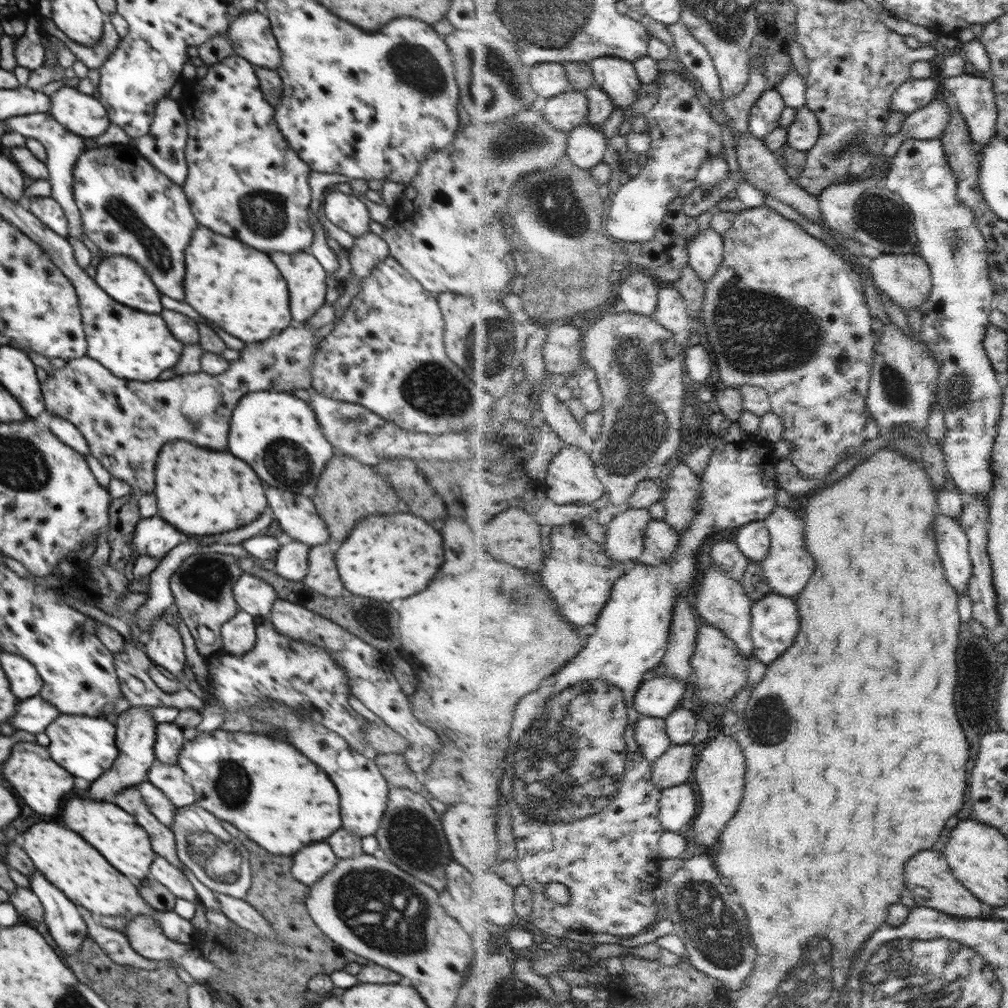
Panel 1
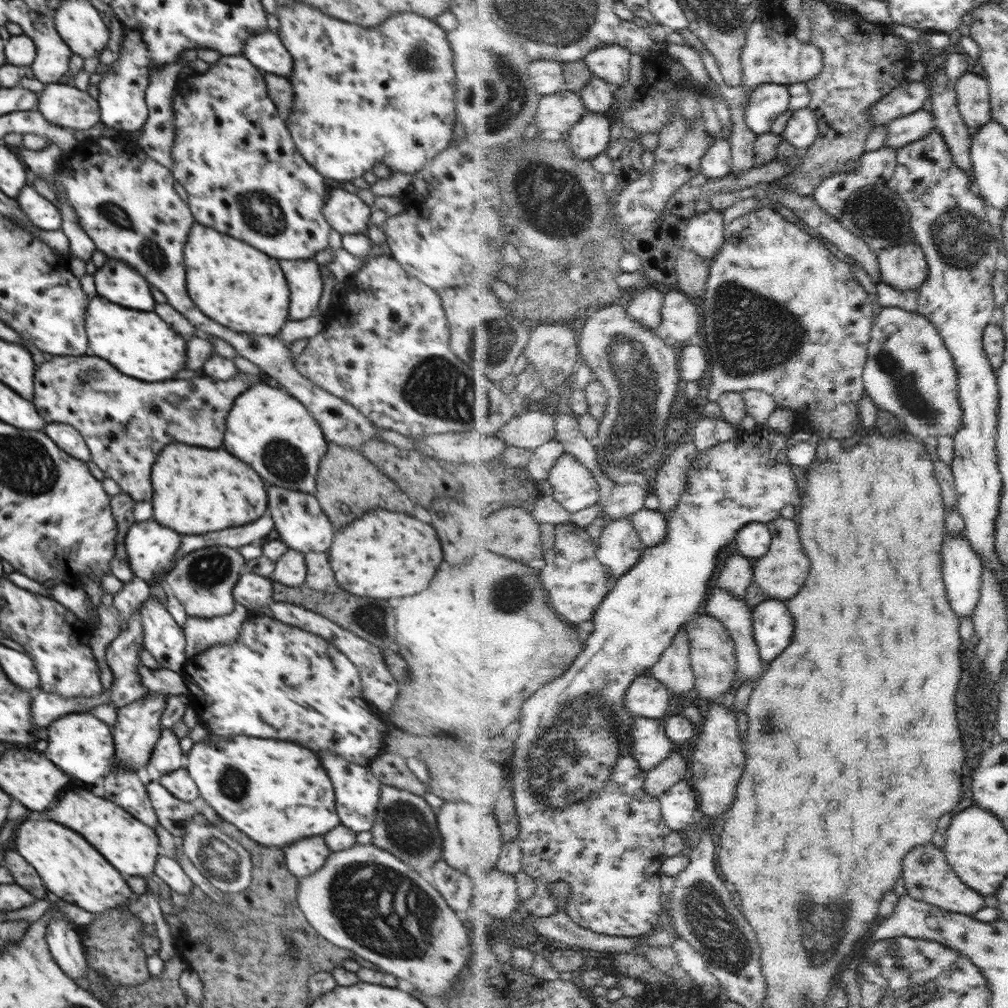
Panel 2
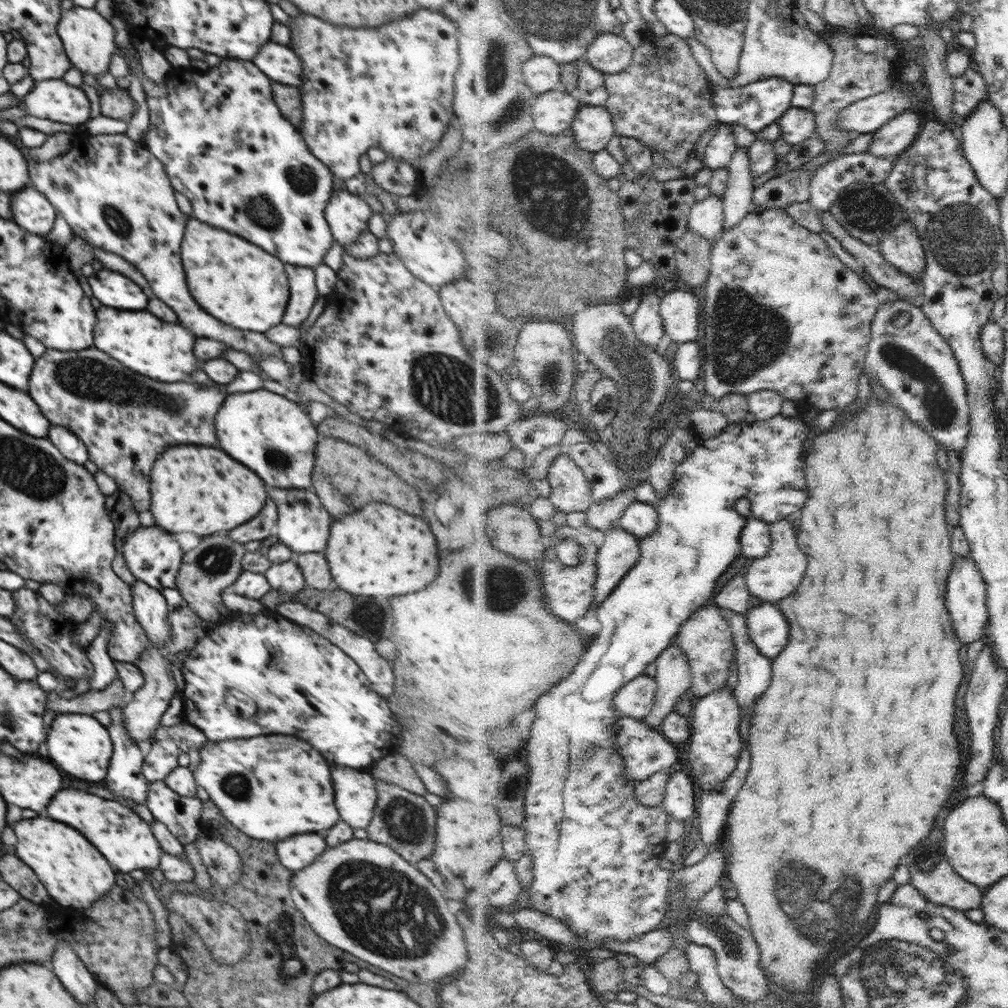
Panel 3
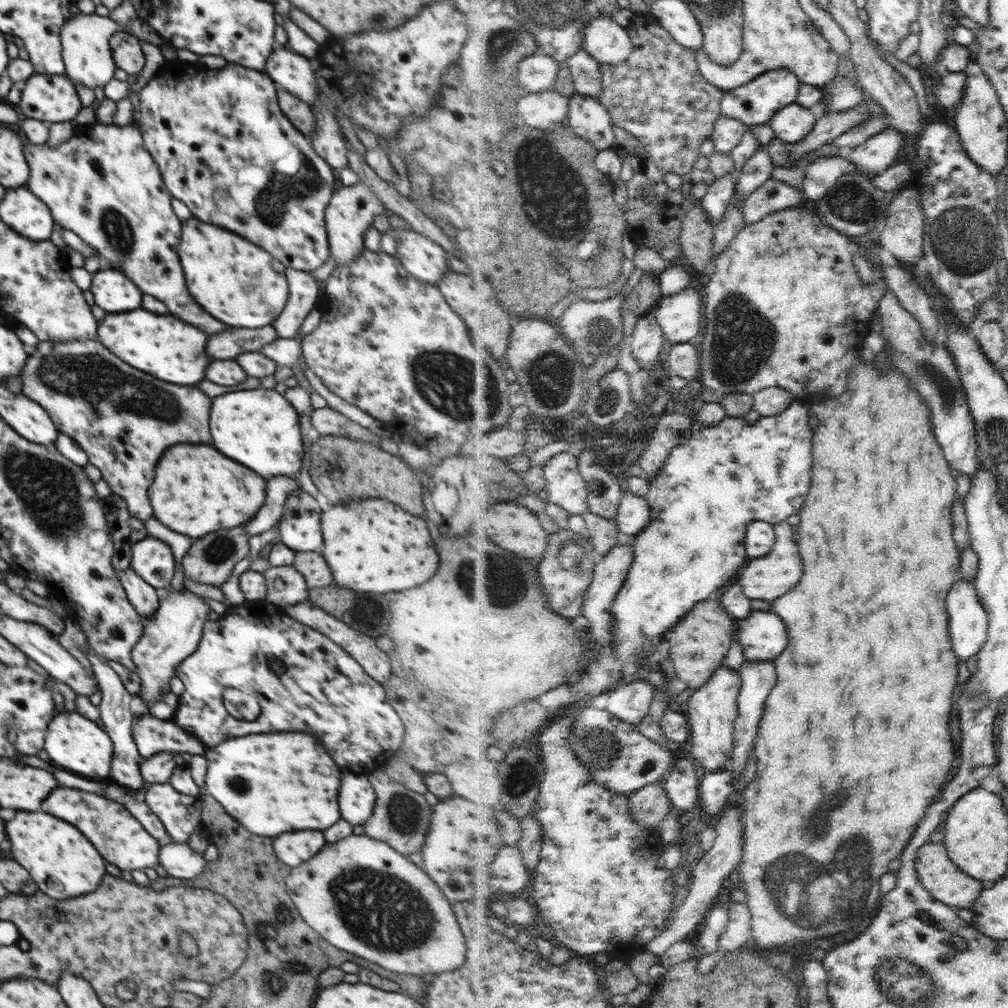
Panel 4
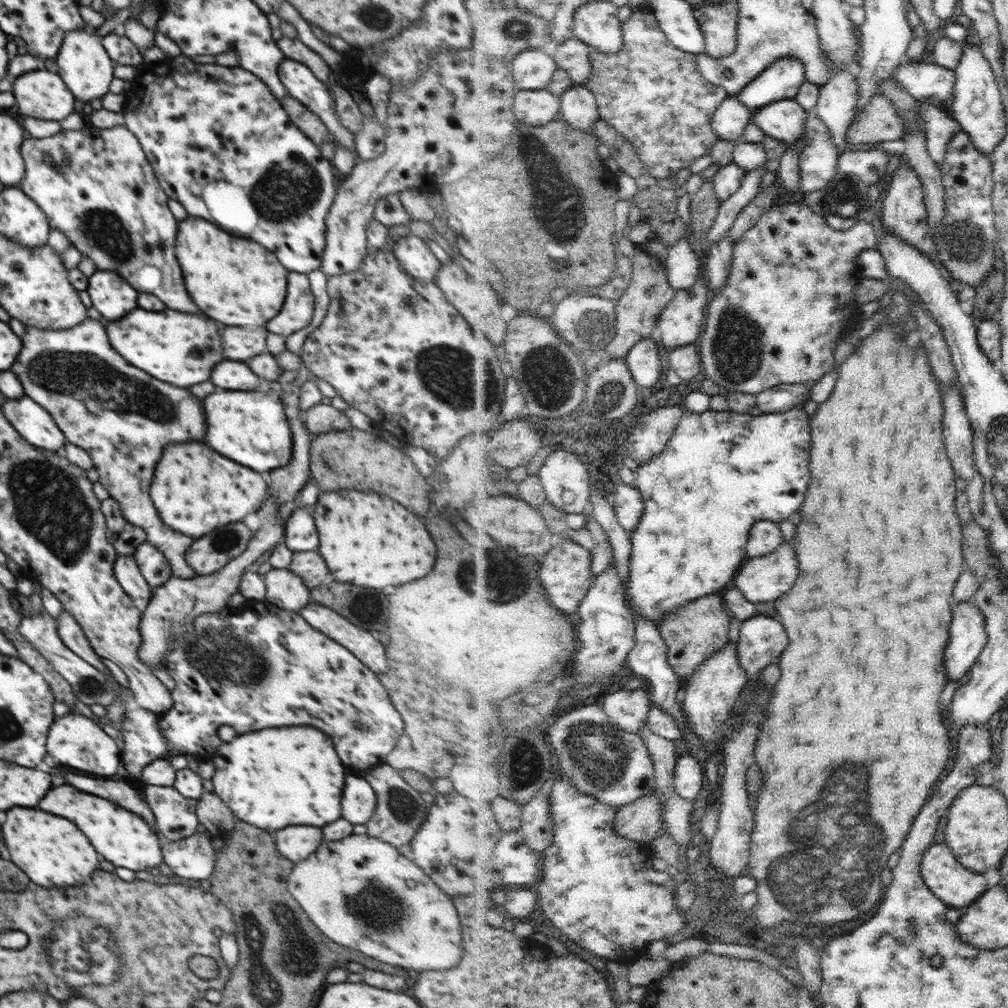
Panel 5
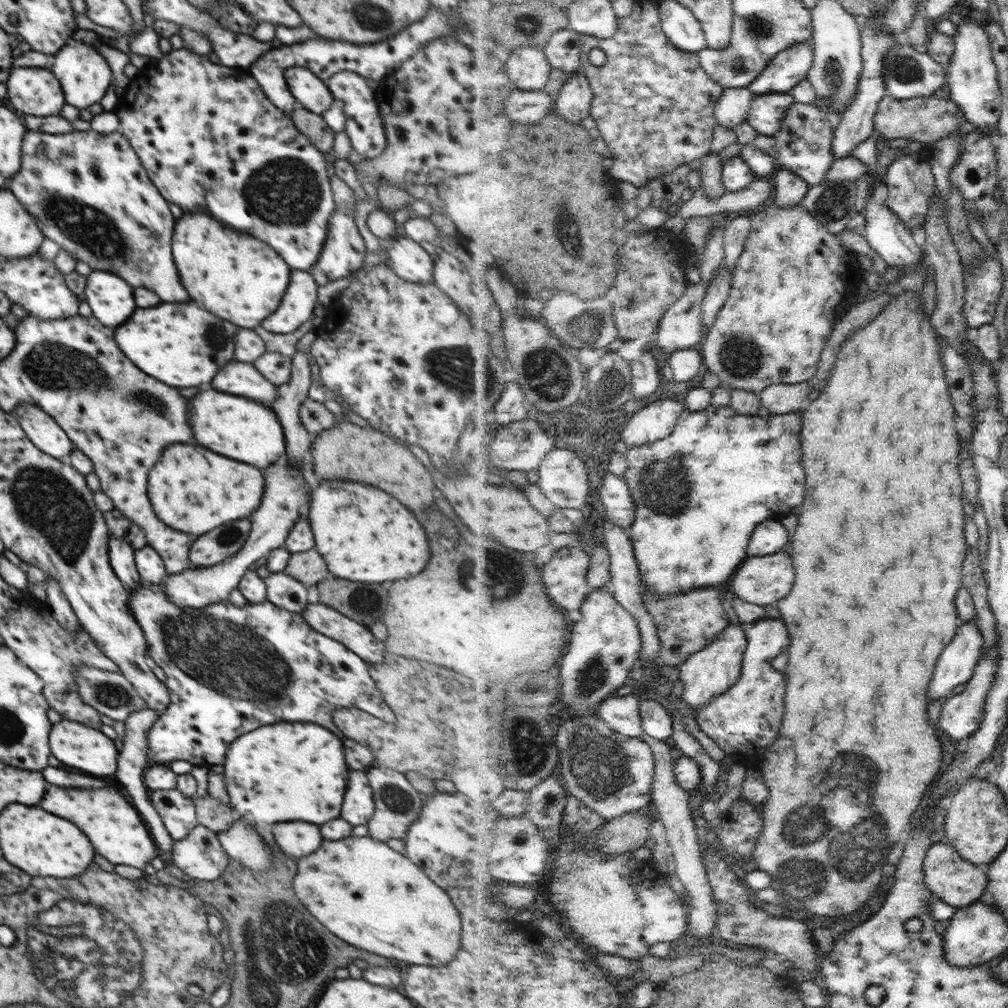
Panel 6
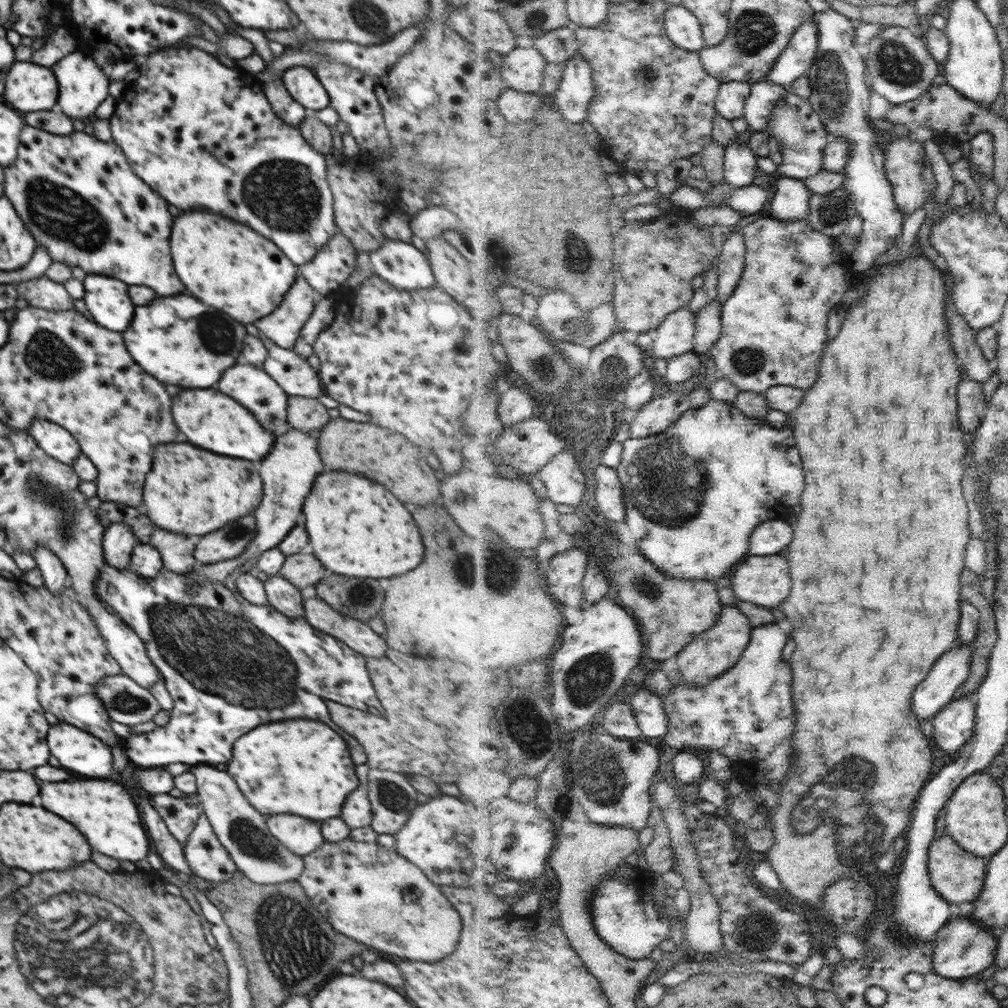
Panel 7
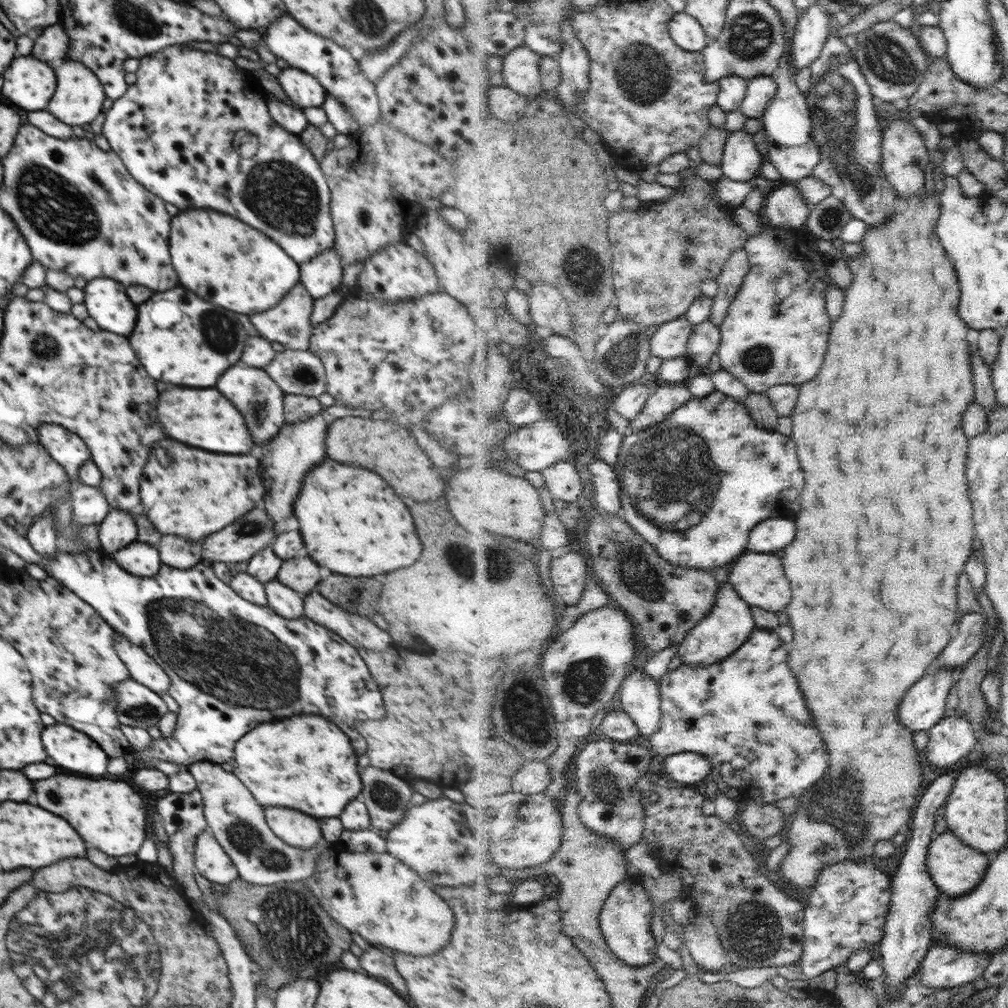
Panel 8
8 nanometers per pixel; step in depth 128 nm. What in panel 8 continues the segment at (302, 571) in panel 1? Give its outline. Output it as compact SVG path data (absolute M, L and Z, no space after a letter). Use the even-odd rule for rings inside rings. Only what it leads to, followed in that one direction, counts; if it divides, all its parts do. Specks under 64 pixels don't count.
M277 579L265 583L267 605L281 618L292 620L303 617L303 596Z

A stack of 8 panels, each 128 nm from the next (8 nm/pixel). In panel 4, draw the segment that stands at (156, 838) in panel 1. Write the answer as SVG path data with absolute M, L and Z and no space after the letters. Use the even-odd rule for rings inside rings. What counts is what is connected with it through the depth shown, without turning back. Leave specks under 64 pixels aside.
M88 648L83 652L84 656L86 656L92 664L96 681L102 693L102 699L97 708L100 712L102 724L104 724L104 730L108 733L114 746L114 758L112 760L110 778L112 778L114 782L118 782L120 786L132 788L132 790L136 790L137 794L140 794L145 787L146 781L142 778L139 769L141 760L138 756L138 748L136 748L136 743L133 739L133 730L130 726L134 717L129 707L131 694L126 691L116 671L110 665L104 663L100 656L97 656L92 650L88 650Z

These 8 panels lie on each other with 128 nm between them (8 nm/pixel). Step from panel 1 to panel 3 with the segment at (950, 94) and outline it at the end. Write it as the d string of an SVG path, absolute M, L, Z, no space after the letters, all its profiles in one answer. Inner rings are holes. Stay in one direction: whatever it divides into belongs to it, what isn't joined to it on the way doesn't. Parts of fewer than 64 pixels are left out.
M968 67L964 74L953 78L954 100L953 112L960 118L968 118L979 104L988 98L984 77Z

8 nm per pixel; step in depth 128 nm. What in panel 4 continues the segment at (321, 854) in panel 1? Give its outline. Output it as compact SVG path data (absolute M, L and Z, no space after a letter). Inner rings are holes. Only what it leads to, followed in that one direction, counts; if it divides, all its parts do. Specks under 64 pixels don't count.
M298 830L284 832L274 840L276 856L286 866L292 869L307 860L310 860L326 844L323 831L310 832L310 830Z

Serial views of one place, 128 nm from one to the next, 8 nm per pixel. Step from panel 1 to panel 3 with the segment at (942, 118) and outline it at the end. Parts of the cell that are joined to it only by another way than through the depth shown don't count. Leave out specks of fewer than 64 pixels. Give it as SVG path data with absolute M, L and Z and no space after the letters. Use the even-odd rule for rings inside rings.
M905 112L878 130L876 141L868 151L878 158L899 158L906 153L918 139L920 116L918 112Z

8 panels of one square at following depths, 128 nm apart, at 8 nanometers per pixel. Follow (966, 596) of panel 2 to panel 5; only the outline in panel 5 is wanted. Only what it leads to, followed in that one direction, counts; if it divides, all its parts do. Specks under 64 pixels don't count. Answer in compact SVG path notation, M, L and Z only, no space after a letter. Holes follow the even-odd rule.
M962 602L954 608L954 636L946 648L946 670L950 682L960 680L987 644L984 613L974 602Z

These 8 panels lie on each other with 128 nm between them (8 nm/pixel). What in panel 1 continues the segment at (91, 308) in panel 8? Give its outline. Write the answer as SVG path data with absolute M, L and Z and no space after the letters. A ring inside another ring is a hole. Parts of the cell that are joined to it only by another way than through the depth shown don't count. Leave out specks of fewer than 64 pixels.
M124 255L103 257L96 270L96 284L116 302L142 312L160 314L160 291L135 260Z

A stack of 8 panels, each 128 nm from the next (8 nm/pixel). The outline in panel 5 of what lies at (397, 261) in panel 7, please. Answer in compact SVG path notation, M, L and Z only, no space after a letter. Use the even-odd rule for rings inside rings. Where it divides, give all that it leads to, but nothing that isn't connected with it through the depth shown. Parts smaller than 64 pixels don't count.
M406 234L397 241L394 254L401 264L402 270L415 280L434 281L440 261L429 249L427 240Z

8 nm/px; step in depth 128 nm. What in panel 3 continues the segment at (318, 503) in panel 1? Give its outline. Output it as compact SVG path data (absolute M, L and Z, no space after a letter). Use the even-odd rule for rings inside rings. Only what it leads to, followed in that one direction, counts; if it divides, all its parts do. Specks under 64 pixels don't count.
M321 437L317 442L315 463L311 476L317 497L328 508L332 518L342 518L360 504L366 502L386 502L394 508L400 508L408 514L422 514L423 501L416 489L408 485L398 474L394 473L385 464L380 463L364 448L337 439L334 437Z

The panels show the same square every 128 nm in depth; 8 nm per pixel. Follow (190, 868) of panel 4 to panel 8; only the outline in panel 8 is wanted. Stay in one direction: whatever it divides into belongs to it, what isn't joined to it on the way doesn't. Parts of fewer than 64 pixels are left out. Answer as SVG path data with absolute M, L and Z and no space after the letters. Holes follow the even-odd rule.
M208 829L196 837L194 864L196 872L211 883L228 884L239 878L235 864Z

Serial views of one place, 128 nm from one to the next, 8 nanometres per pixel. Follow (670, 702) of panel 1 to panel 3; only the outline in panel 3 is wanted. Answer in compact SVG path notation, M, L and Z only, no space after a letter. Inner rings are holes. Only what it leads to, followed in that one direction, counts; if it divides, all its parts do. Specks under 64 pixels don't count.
M646 674L630 682L615 698L614 706L617 708L618 716L648 718L657 706L658 689L660 686L656 677L652 678Z

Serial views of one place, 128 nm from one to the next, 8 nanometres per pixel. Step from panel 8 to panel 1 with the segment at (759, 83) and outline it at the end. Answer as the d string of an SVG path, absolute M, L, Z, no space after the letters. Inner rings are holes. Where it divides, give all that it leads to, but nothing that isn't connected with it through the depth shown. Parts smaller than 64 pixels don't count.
M806 104L799 109L796 122L789 128L789 144L797 150L810 152L817 147L822 133L819 116Z

